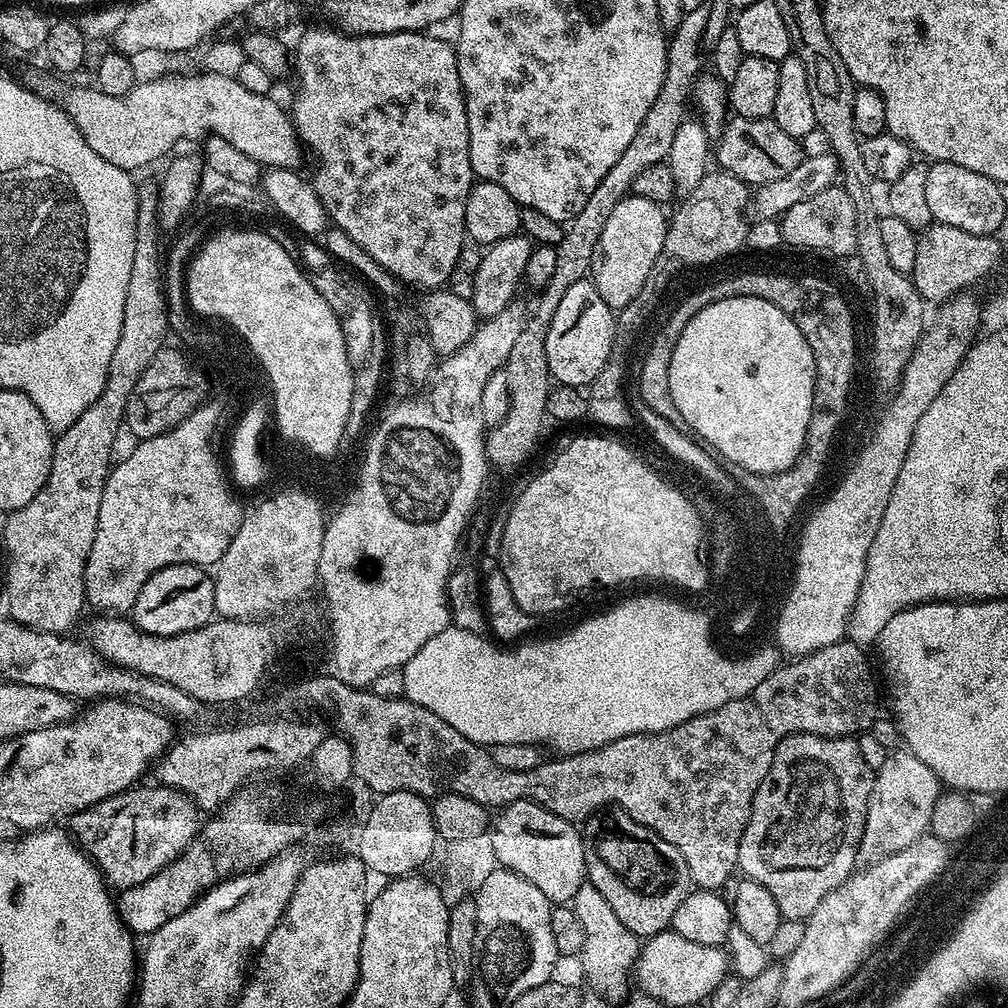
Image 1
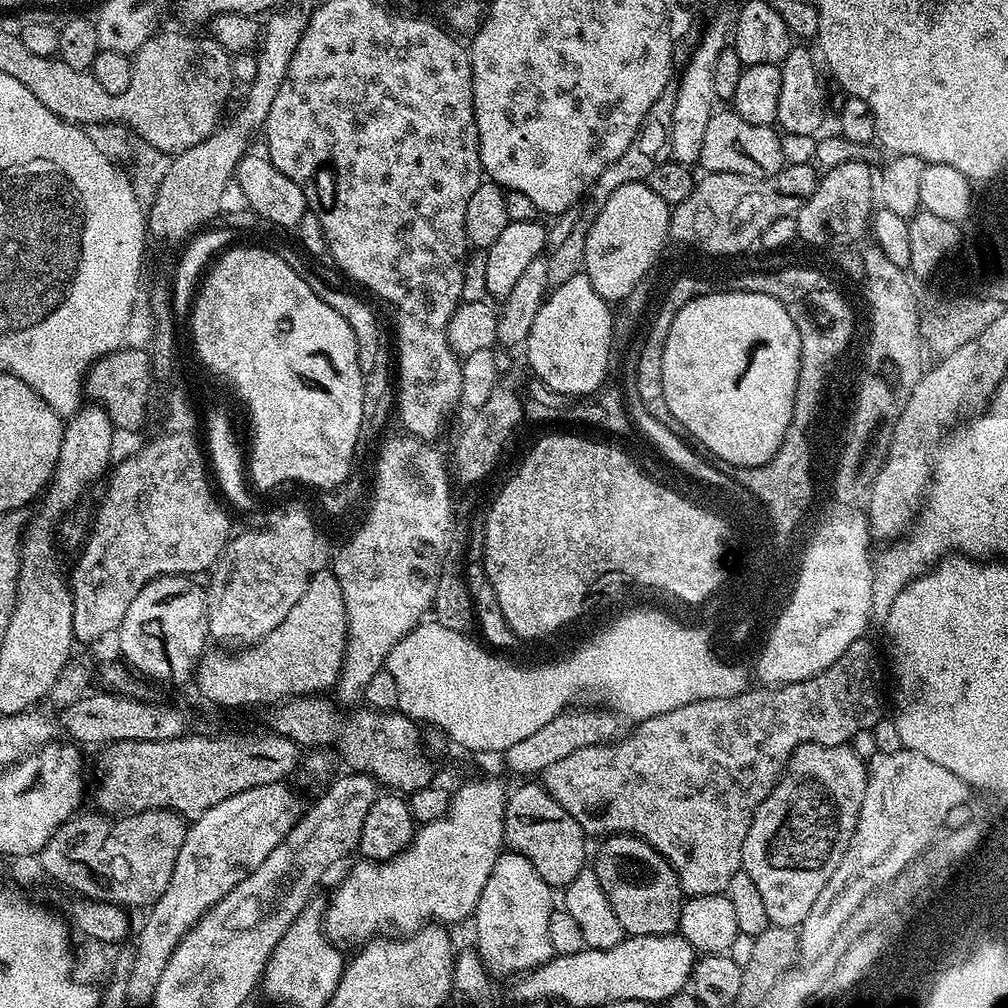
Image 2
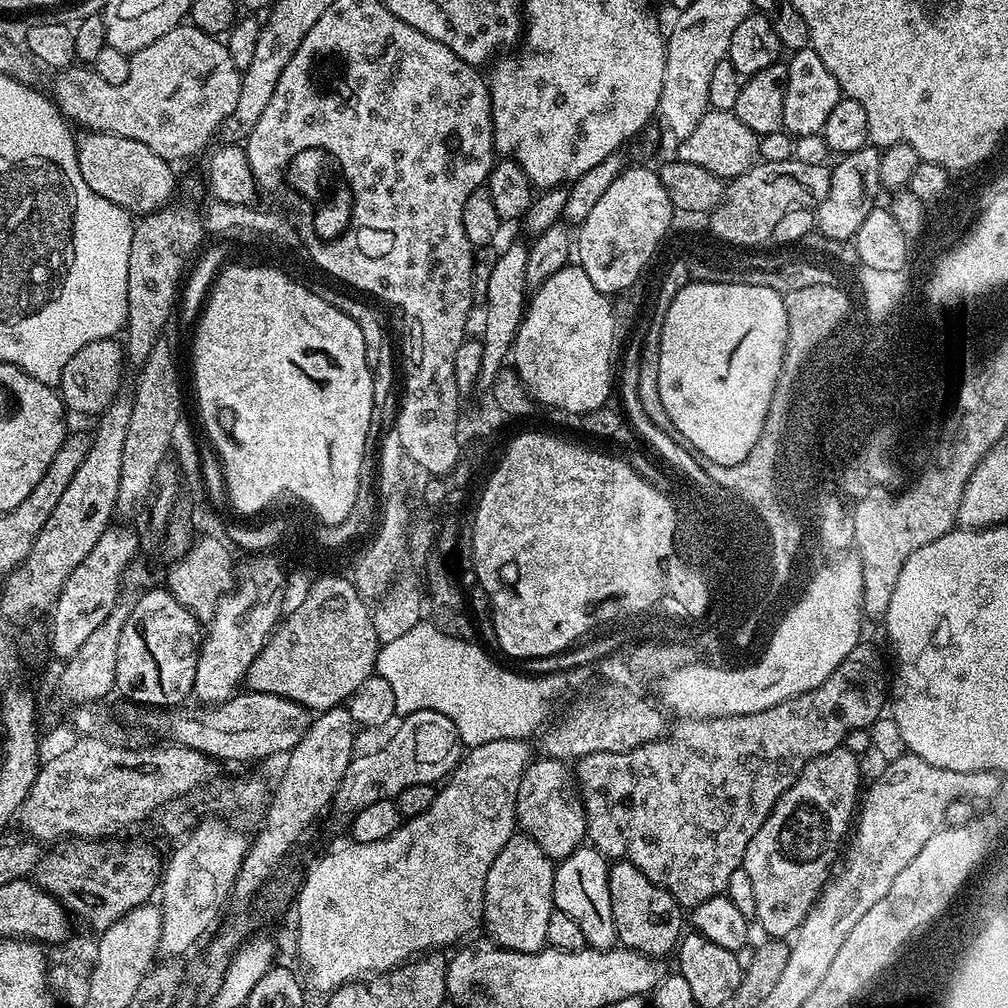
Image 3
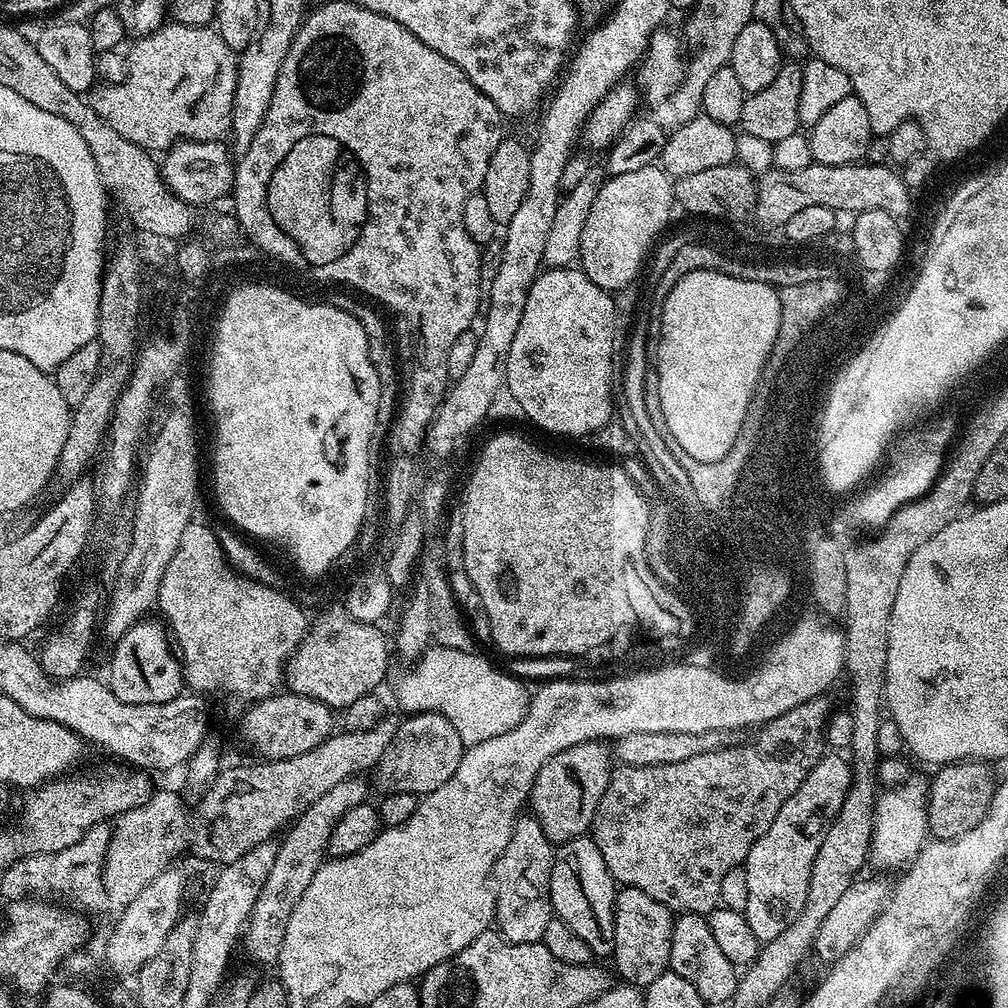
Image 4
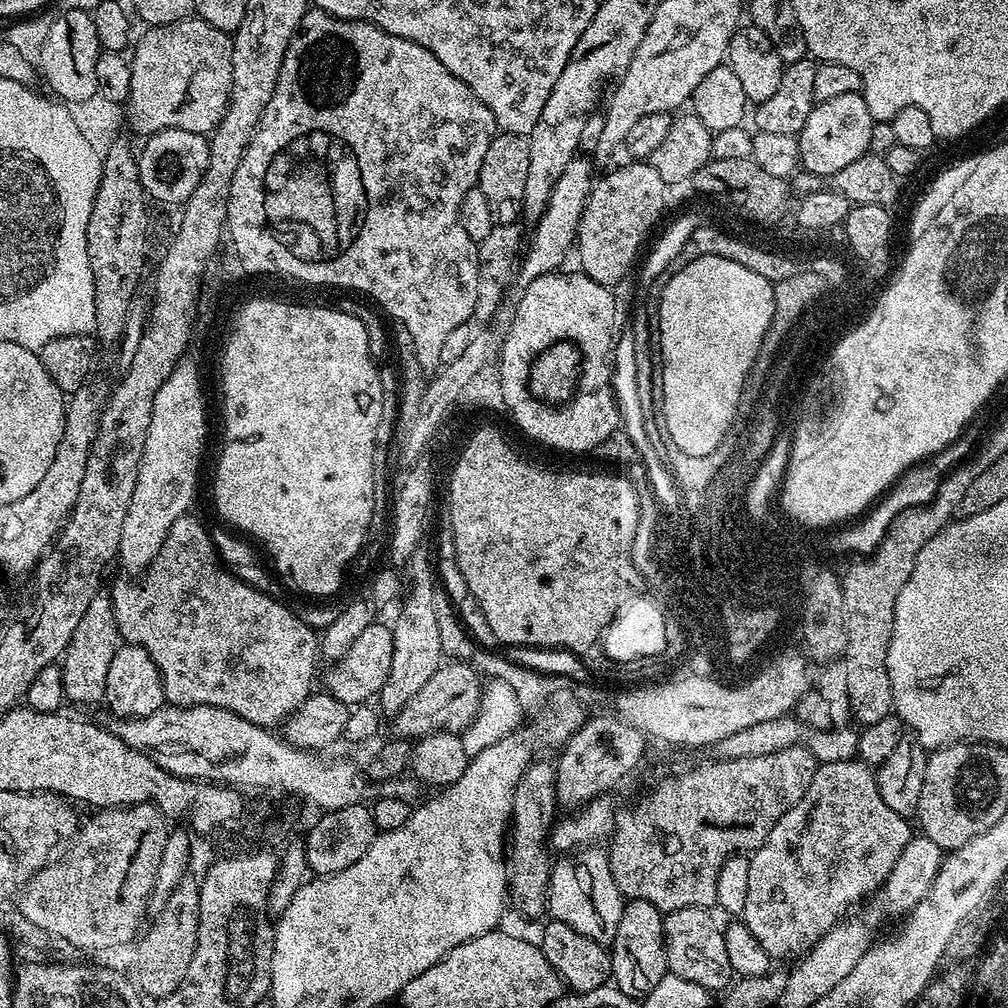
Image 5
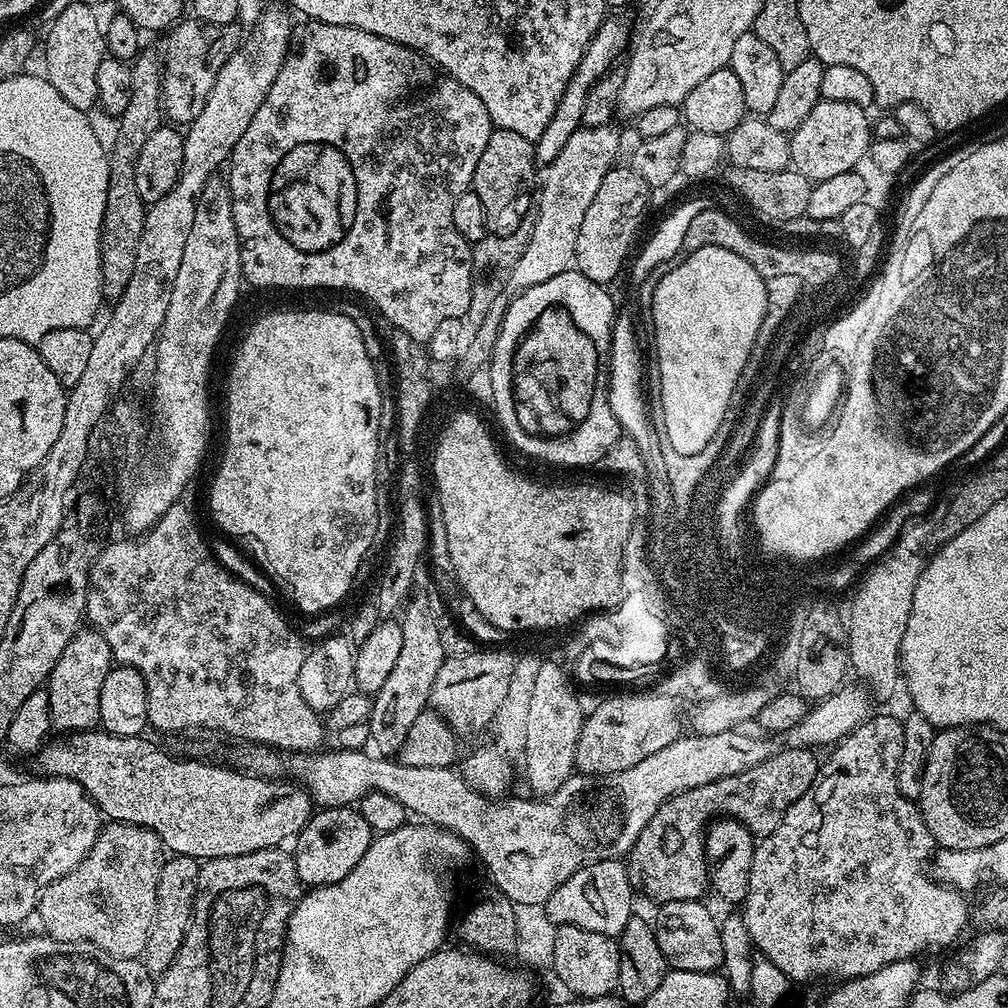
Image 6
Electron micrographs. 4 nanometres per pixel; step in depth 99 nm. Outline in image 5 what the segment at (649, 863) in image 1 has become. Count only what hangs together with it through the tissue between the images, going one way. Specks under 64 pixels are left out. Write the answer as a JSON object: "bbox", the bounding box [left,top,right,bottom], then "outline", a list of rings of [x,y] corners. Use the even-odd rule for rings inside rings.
{"bbox":[610,900,669,998],"outline":[[[628,900],[625,903],[622,918],[618,922],[618,930],[610,945],[612,980],[622,994],[633,998],[646,997],[650,994],[650,990],[654,990],[654,986],[658,986],[658,982],[662,982],[664,976],[669,975],[666,950],[664,949],[664,917],[665,913],[659,912],[653,904],[645,900]]]}

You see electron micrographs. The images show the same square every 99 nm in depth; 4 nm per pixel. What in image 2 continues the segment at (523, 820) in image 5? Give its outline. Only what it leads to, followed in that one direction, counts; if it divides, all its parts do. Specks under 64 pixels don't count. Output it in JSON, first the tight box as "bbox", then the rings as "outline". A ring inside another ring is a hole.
{"bbox":[474,850,554,978],"outline":[[[511,850],[501,851],[494,862],[494,870],[490,878],[486,878],[486,886],[482,886],[482,894],[478,898],[478,906],[474,913],[474,921],[476,920],[474,947],[493,977],[516,978],[552,959],[554,955],[550,946],[550,914],[554,910],[552,896],[554,889],[544,881],[542,874],[538,874],[538,870],[534,870],[530,858]]]}

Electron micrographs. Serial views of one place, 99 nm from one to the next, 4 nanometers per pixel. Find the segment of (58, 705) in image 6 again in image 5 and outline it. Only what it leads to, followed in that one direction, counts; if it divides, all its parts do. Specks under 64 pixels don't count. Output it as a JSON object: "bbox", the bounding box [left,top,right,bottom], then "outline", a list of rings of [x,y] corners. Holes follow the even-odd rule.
{"bbox":[62,586,121,704],"outline":[[[102,586],[87,606],[86,614],[78,622],[62,658],[63,693],[70,702],[72,700],[80,704],[92,704],[103,699],[106,674],[109,673],[110,664],[121,642],[117,620],[113,614],[111,591]]]}

